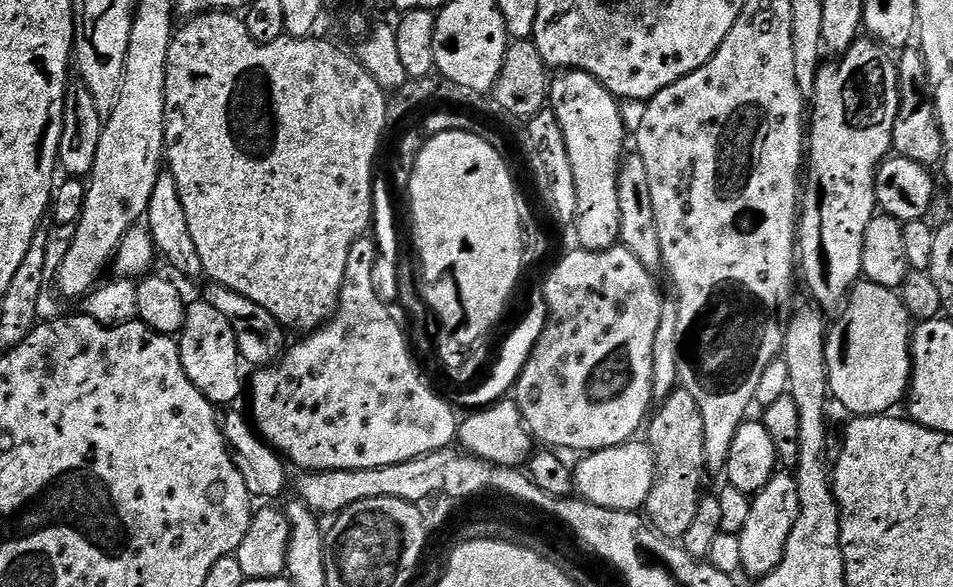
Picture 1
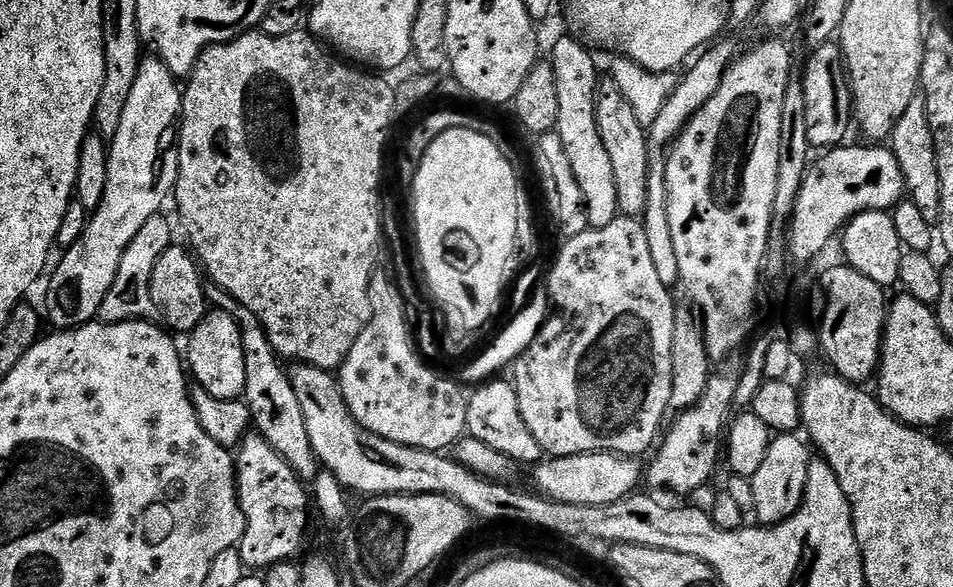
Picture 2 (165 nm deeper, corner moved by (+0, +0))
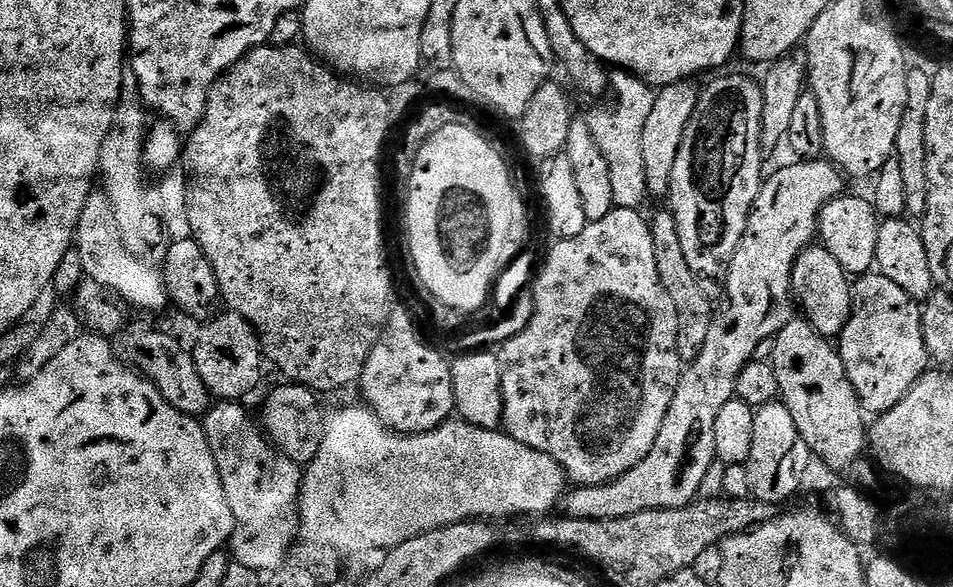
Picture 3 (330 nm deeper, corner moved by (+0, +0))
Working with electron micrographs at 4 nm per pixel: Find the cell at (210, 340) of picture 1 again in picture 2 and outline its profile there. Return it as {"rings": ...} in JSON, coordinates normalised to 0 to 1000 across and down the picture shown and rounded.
{"rings":[[[230,528],[215,530],[212,549],[196,574],[195,620],[199,641],[209,659],[216,663],[225,678],[253,680],[258,658],[258,608],[254,605],[254,569],[250,549],[241,535]]]}

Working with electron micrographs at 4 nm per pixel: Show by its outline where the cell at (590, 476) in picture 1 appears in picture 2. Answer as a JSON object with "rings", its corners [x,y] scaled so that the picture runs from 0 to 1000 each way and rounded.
{"rings":[[[616,770],[605,777],[580,777],[578,780],[568,782],[567,789],[561,792],[562,804],[561,836],[566,843],[584,852],[591,859],[639,859],[648,855],[653,848],[664,843],[667,831],[674,825],[674,790],[673,785],[662,777],[647,777],[645,770]]]}

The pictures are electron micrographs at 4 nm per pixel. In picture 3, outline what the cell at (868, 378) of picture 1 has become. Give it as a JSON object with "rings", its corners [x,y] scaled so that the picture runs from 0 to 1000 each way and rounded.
{"rings":[[[863,419],[845,422],[835,441],[835,453],[831,462],[831,482],[837,499],[843,537],[848,550],[854,555],[854,562],[870,576],[880,574],[894,538],[896,484],[891,465],[887,463],[879,446],[879,440],[875,440],[875,433],[871,433]]]}

